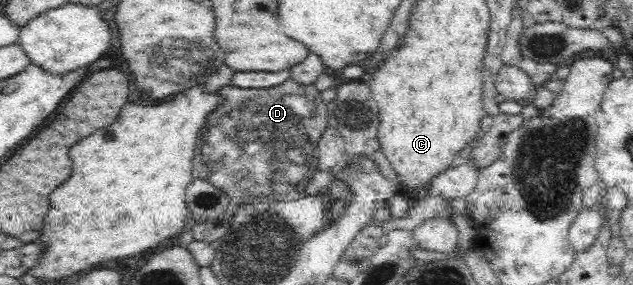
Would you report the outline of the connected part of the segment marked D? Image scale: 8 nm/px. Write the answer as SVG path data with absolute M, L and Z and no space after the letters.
M290 77L284 84L279 84L275 87L265 88L265 89L253 89L253 88L238 88L237 86L226 85L218 90L223 96L226 96L226 100L222 102L214 110L215 112L206 121L205 128L202 134L199 136L197 141L197 147L194 162L194 178L198 177L204 180L210 181L214 186L224 189L230 195L232 207L237 208L242 203L249 202L264 202L264 204L270 204L271 202L288 202L289 200L296 200L302 196L305 184L308 179L317 171L317 147L316 144L320 140L322 134L327 130L327 103L322 99L320 91L312 84L300 84L300 82L292 79Z

